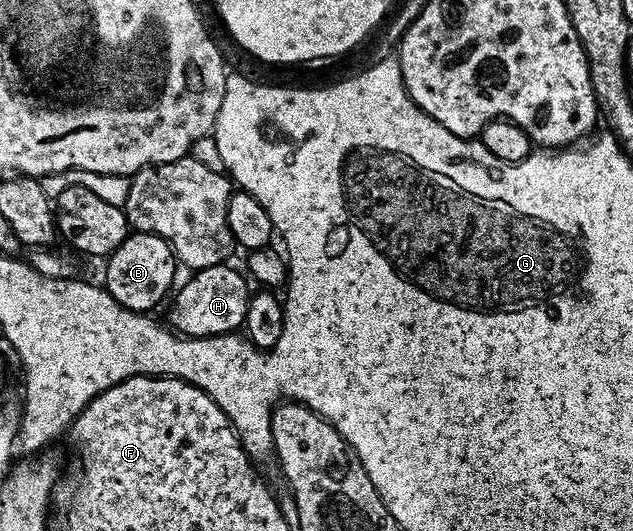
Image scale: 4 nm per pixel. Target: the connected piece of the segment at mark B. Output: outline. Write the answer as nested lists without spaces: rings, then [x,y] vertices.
[[[142,233],[128,234],[127,240],[118,249],[112,255],[106,256],[105,263],[107,263],[105,290],[122,307],[127,307],[130,311],[154,312],[154,307],[163,298],[166,300],[172,290],[171,282],[175,279],[177,260],[175,254],[171,252],[171,246],[161,237]]]

